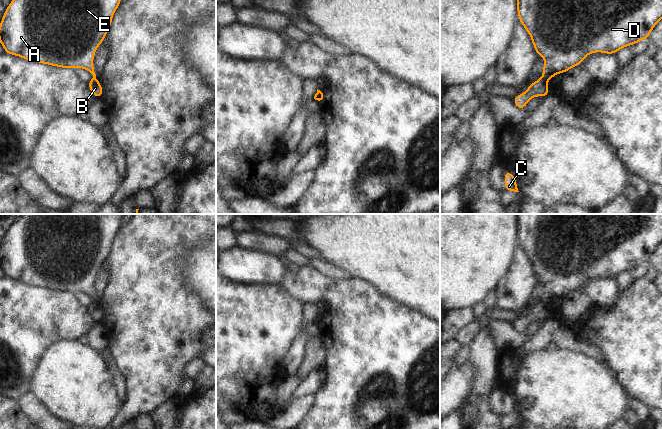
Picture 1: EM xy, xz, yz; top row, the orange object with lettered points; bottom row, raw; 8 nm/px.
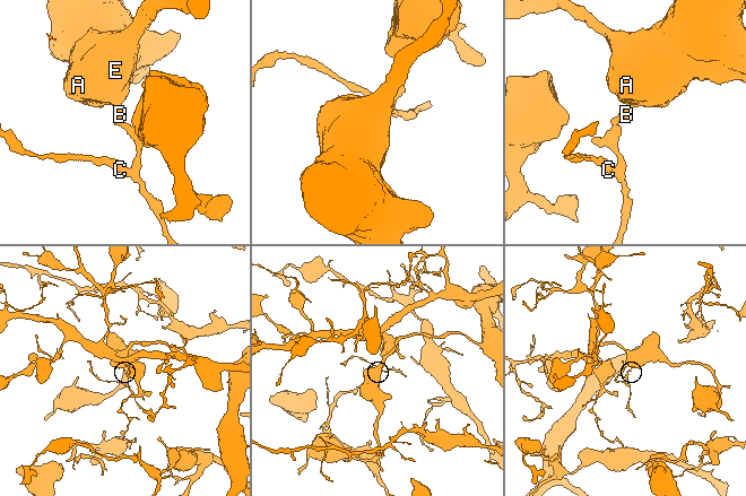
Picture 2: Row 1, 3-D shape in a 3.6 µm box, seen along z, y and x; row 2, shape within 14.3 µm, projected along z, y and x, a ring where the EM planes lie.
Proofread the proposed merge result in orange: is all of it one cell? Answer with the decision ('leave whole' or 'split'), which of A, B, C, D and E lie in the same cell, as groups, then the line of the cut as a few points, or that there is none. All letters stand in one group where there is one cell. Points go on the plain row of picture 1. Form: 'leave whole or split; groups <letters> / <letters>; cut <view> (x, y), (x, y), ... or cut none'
split; groups A D E / B C; cut yz (542, 301), (546, 304)

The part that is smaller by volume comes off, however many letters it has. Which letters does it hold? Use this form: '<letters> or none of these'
B, C

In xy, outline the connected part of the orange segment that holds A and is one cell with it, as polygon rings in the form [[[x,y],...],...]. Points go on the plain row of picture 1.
[[[21,214],[19,218],[9,227],[3,242],[0,247],[0,267],[2,268],[6,278],[19,280],[30,286],[39,286],[48,288],[50,290],[57,290],[60,292],[83,292],[96,302],[93,291],[93,283],[95,276],[108,257],[113,239],[121,228],[121,218],[123,214]]]

